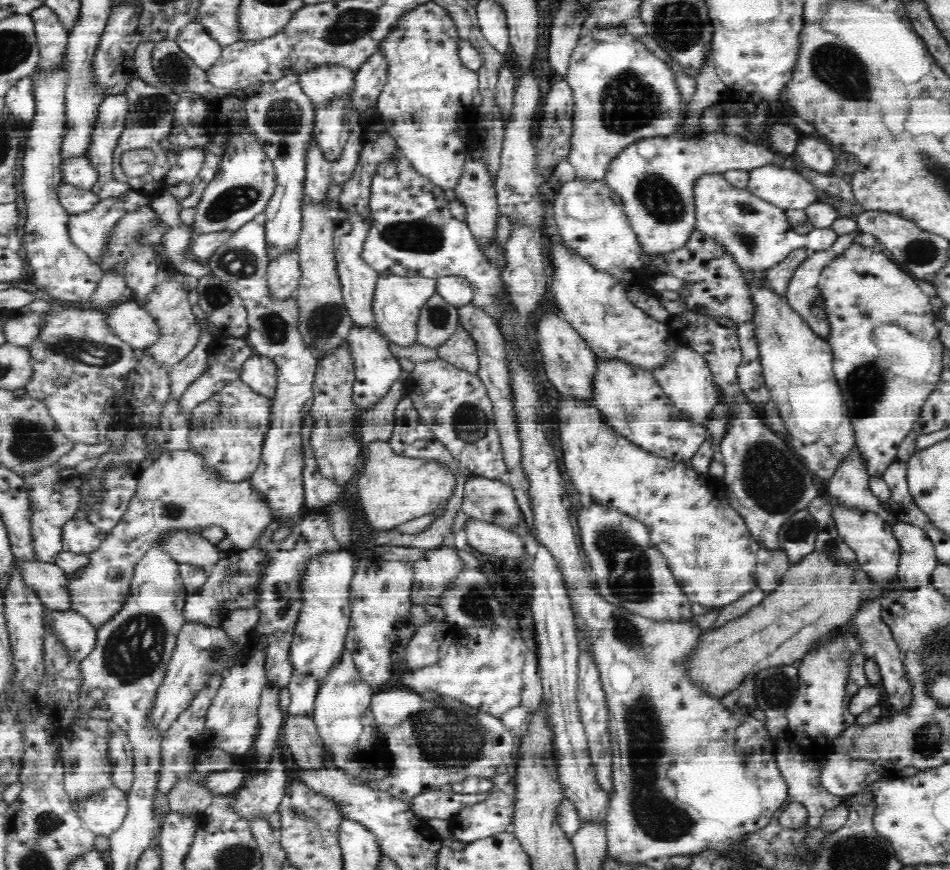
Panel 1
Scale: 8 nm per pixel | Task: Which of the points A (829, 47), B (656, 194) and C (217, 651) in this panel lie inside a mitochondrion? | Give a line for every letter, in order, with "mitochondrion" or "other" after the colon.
A: mitochondrion
B: mitochondrion
C: mitochondrion

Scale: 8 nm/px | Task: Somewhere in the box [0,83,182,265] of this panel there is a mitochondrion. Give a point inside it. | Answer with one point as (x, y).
(150, 109)

